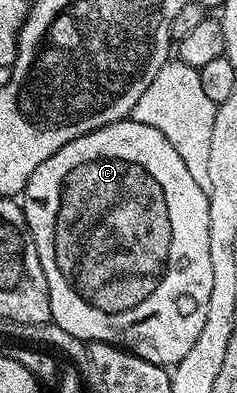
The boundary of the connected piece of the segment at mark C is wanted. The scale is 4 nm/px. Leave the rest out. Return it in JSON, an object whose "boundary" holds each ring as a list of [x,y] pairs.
{"boundary":[[[125,119],[115,121],[112,125],[103,125],[66,143],[66,147],[54,151],[54,155],[50,155],[50,159],[46,159],[46,163],[34,171],[22,194],[22,208],[30,235],[38,247],[38,259],[42,263],[50,295],[52,321],[58,327],[85,343],[105,341],[108,345],[118,345],[150,363],[165,367],[175,367],[184,358],[186,351],[194,347],[194,339],[198,339],[202,323],[206,323],[206,306],[210,304],[210,290],[214,284],[210,267],[210,207],[207,193],[198,187],[198,183],[194,183],[190,171],[186,171],[186,163],[182,163],[182,155],[170,147],[170,139],[166,139],[162,131],[146,127],[146,123]]]}

